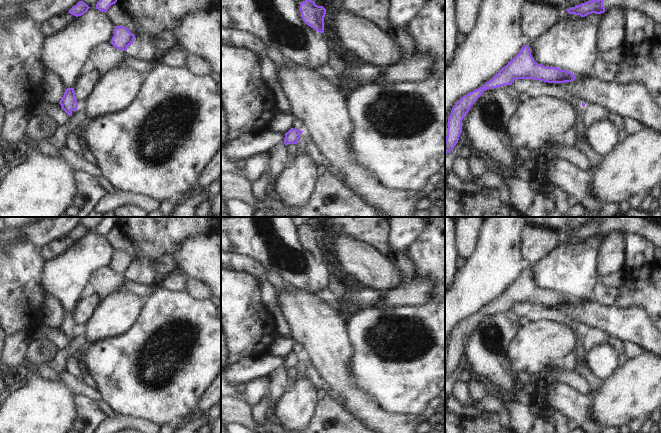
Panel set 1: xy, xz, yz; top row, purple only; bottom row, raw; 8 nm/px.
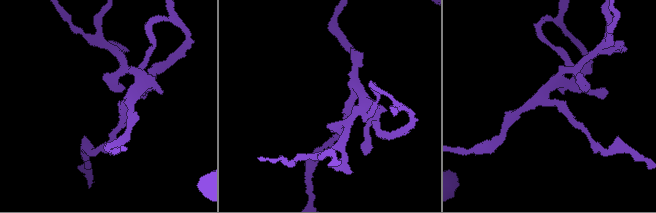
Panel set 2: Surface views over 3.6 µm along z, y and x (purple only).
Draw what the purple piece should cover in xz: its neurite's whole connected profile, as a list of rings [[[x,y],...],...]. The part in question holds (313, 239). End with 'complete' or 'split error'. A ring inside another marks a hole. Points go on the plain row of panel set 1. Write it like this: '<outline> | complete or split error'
[[[305,224],[300,227],[300,236],[303,245],[320,257],[324,257],[324,241],[326,233],[318,230],[312,224]]] | complete

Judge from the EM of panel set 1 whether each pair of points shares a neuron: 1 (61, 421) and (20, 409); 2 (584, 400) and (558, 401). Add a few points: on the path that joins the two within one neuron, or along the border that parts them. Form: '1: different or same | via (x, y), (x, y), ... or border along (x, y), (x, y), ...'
1: same | via (51, 416), (30, 416)
2: same | via (578, 401), (564, 401)

